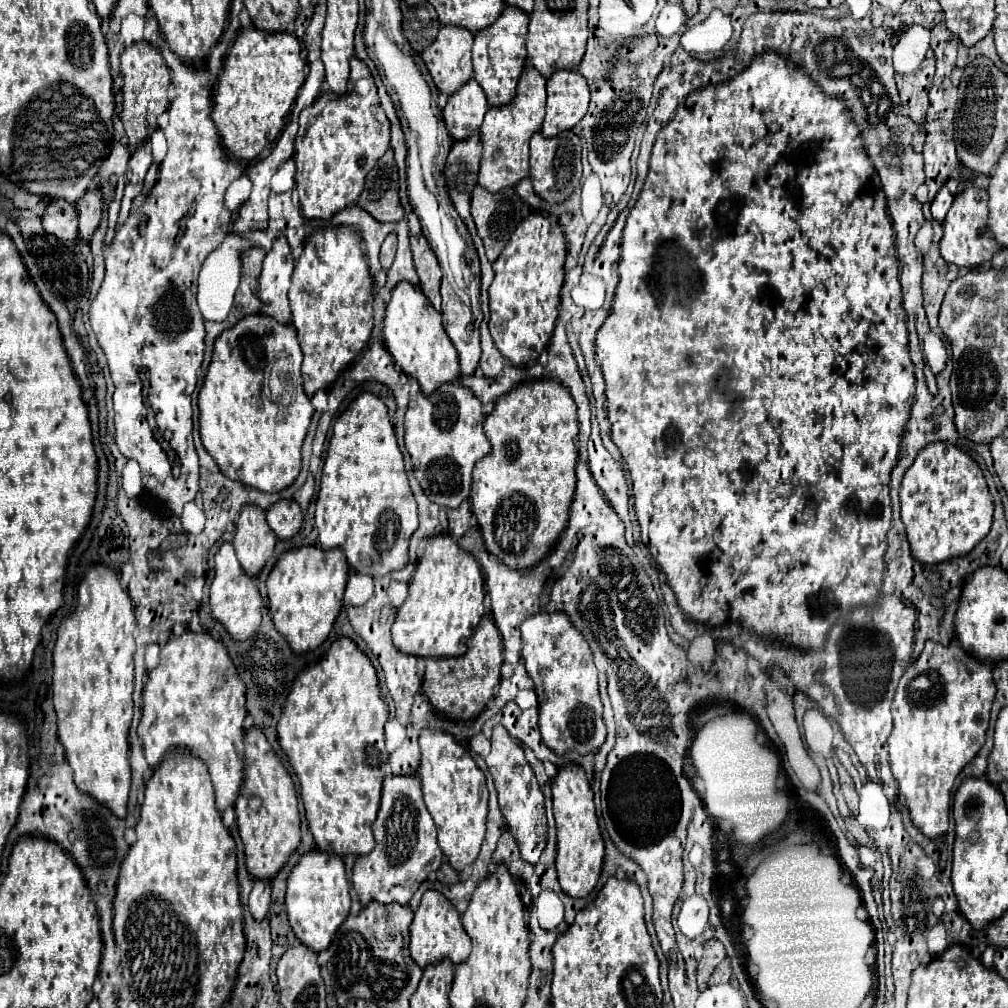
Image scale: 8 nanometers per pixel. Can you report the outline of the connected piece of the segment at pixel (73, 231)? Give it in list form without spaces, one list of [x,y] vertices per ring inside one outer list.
[[[52,200],[42,216],[44,230],[58,240],[76,240],[78,236],[78,212],[76,206],[66,200]]]

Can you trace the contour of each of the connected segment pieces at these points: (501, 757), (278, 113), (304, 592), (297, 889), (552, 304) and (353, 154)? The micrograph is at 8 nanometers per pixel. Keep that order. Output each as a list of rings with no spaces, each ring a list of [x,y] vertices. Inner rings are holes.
[[[494,726],[492,730],[492,750],[486,756],[486,766],[494,778],[496,790],[498,790],[498,802],[502,808],[502,814],[506,818],[506,824],[522,852],[522,858],[528,862],[538,862],[544,846],[546,846],[546,814],[544,814],[544,796],[540,792],[540,786],[536,782],[534,772],[530,770],[524,752],[520,748],[520,742],[516,742],[504,726]]]
[[[254,26],[240,30],[222,62],[212,112],[222,144],[234,158],[254,162],[268,156],[272,142],[284,128],[286,114],[290,112],[304,78],[306,64],[302,60],[300,40],[294,32],[280,30],[268,34],[268,30],[256,30]]]
[[[322,546],[292,548],[278,558],[266,580],[268,606],[276,630],[288,640],[294,652],[318,648],[332,630],[342,608],[342,596],[348,580],[348,562],[342,550],[324,550]]]
[[[312,850],[304,854],[288,874],[284,904],[290,926],[298,940],[302,940],[302,944],[310,946],[314,952],[328,948],[334,932],[350,912],[350,884],[344,874],[342,856],[320,850]]]
[[[530,214],[514,230],[508,246],[494,262],[494,282],[490,286],[490,334],[504,358],[514,366],[536,360],[548,346],[558,318],[560,288],[564,282],[564,262],[568,256],[566,236],[558,222],[544,214]]]
[[[354,56],[350,62],[350,84],[346,94],[334,94],[334,92],[322,92],[312,106],[308,106],[300,114],[300,136],[296,136],[296,190],[300,196],[300,208],[302,216],[306,220],[310,218],[330,218],[334,212],[350,206],[358,200],[364,178],[368,170],[376,164],[376,160],[390,148],[390,122],[380,106],[374,78],[368,70],[368,66]]]

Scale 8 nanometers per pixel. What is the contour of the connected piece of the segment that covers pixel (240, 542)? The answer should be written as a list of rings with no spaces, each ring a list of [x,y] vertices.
[[[242,506],[232,544],[244,572],[248,576],[256,576],[276,546],[276,534],[268,530],[264,510],[260,510],[260,506]]]

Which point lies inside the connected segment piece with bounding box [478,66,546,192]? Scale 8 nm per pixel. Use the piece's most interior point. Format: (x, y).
(506, 130)

